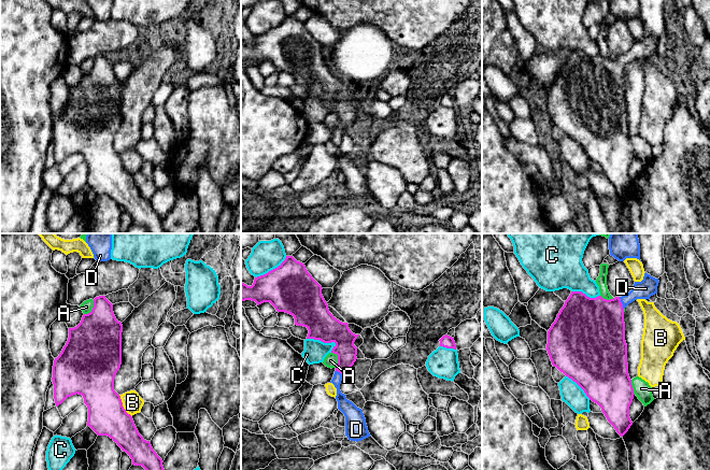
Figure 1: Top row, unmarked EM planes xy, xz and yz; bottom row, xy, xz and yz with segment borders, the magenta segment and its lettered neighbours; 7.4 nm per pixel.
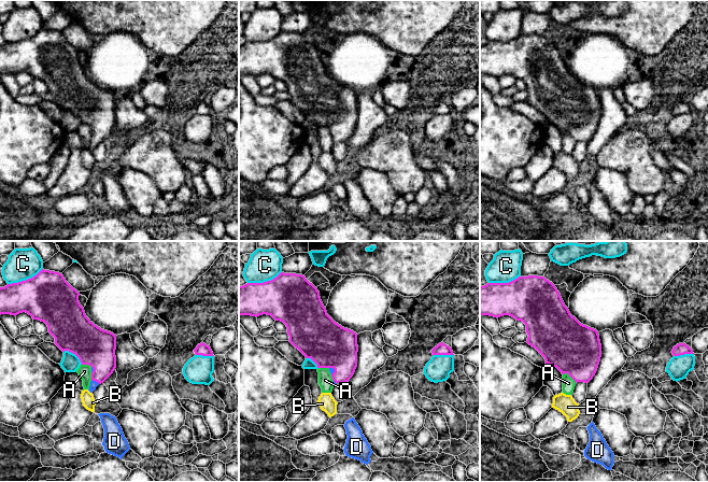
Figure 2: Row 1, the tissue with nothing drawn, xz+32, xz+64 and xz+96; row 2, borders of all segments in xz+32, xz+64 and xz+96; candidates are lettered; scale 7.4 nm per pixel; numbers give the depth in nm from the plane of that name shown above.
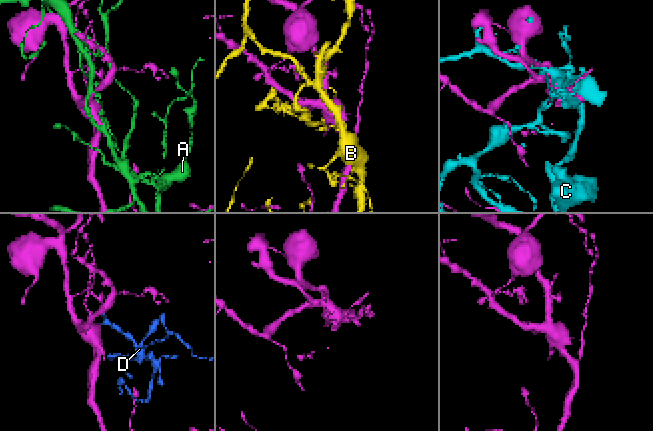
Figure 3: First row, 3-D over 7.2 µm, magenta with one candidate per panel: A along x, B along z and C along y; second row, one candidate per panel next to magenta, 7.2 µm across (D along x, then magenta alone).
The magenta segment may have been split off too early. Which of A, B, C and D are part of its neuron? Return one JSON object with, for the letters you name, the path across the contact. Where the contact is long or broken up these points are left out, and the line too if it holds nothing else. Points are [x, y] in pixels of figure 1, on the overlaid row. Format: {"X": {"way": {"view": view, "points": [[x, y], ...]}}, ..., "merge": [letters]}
{"D": {"way": {"view": "yz", "points": [[596, 326], [621, 303], [637, 292], [645, 288]]}}, "merge": ["D"]}

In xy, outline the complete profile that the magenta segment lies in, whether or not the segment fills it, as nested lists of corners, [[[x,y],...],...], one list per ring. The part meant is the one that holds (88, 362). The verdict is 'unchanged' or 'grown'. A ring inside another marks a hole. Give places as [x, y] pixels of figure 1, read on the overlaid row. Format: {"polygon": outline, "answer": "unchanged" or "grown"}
{"polygon": [[[99,296],[94,299],[94,308],[90,313],[84,314],[81,323],[69,328],[69,338],[61,353],[54,360],[53,384],[54,399],[56,407],[61,404],[68,397],[82,395],[84,403],[88,408],[89,426],[98,436],[108,436],[122,451],[126,452],[132,459],[132,465],[142,466],[145,470],[165,470],[162,459],[153,450],[151,442],[143,439],[139,433],[132,416],[123,407],[120,396],[114,390],[114,379],[122,365],[122,332],[123,325],[118,322],[113,312],[113,304],[105,298]]], "answer": "unchanged"}

